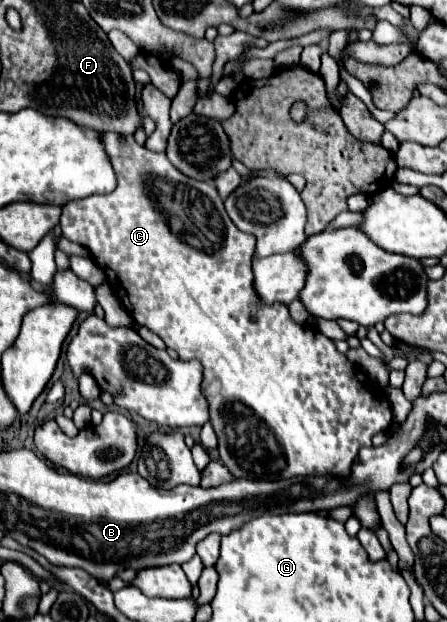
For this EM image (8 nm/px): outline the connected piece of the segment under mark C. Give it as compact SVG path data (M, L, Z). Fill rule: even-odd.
M103 132L99 134L101 142L105 144L105 152L113 164L115 176L117 176L117 188L111 194L103 196L89 196L85 200L71 200L63 206L61 214L61 228L63 236L69 240L85 246L91 252L91 258L95 264L107 274L109 286L115 290L117 298L123 302L127 312L133 316L133 320L139 326L147 326L151 332L155 332L167 348L175 350L179 358L183 360L199 360L203 364L203 394L209 402L211 412L211 424L219 436L219 454L223 464L233 472L237 478L251 478L251 480L279 480L289 476L349 476L349 468L353 468L353 460L357 460L357 452L363 446L371 446L371 438L387 430L393 422L391 404L385 394L385 390L375 384L361 368L351 364L343 354L339 354L333 346L333 342L323 336L317 328L295 324L289 318L289 310L283 304L263 306L253 290L253 274L251 274L251 258L255 252L255 238L251 234L241 232L235 228L231 218L227 216L223 208L223 200L215 188L215 184L199 182L193 178L187 178L181 174L163 152L149 152L145 146L137 144L133 136L117 136L117 132Z

